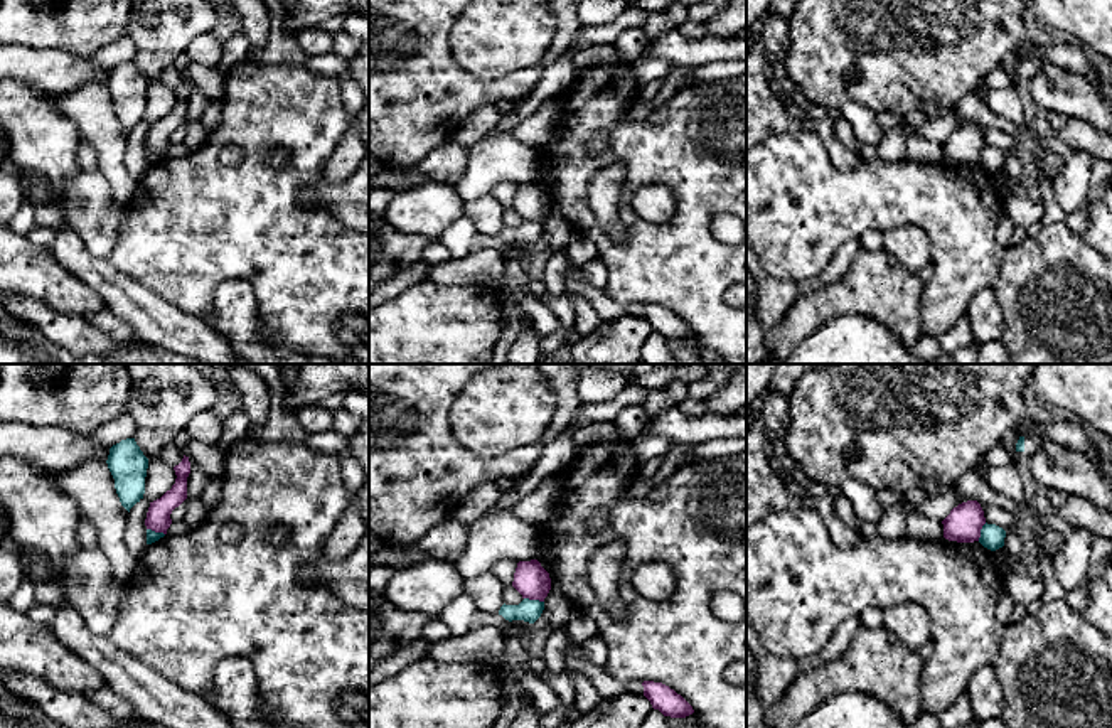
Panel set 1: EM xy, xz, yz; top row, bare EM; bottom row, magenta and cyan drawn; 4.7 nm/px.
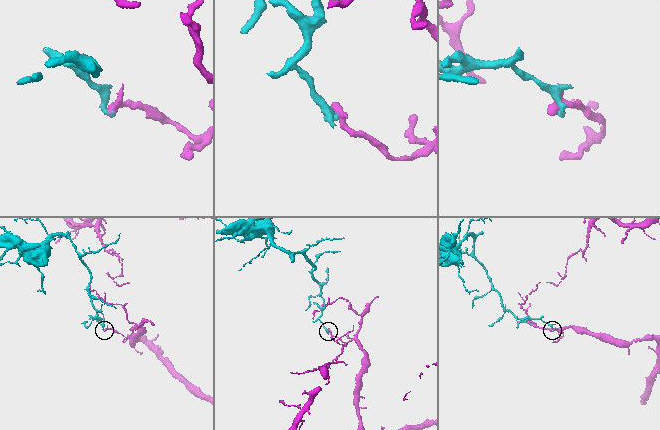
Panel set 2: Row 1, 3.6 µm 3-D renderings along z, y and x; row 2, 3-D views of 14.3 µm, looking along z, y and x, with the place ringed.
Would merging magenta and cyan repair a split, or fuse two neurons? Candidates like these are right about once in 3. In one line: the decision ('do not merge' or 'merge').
do not merge

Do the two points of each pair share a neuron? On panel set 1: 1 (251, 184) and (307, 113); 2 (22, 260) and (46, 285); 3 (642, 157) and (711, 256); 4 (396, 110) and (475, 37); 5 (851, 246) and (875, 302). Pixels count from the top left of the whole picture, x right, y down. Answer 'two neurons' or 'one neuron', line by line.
1: one neuron
2: one neuron
3: one neuron
4: two neurons
5: two neurons

